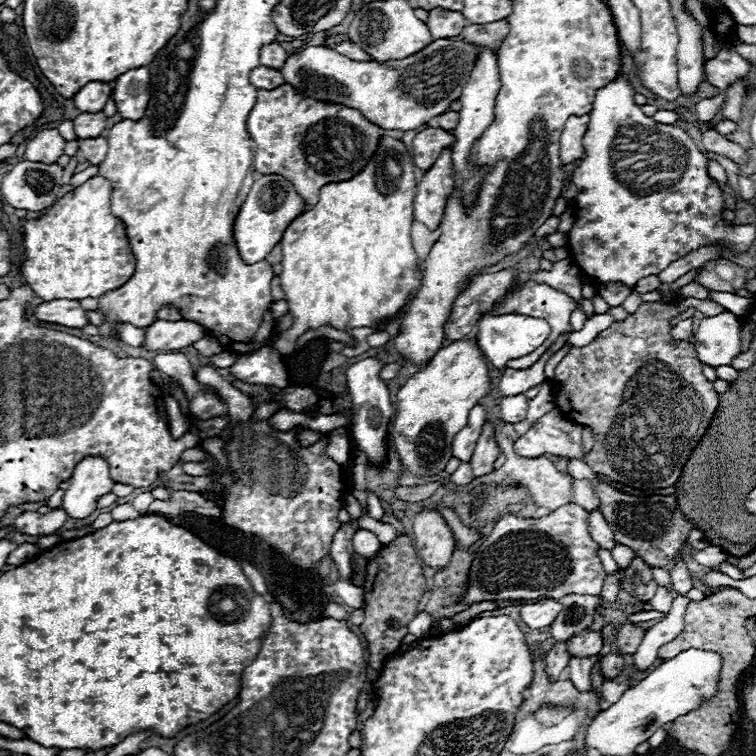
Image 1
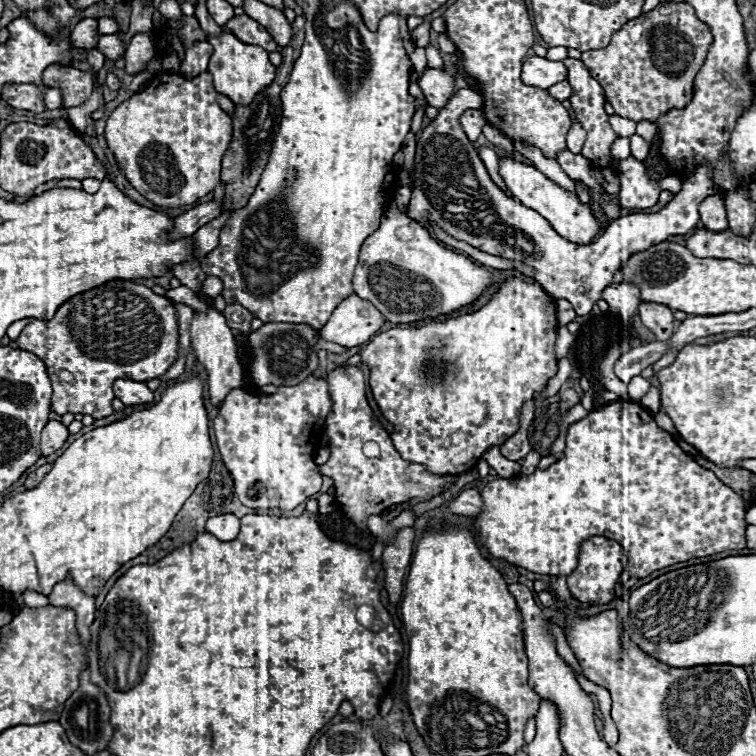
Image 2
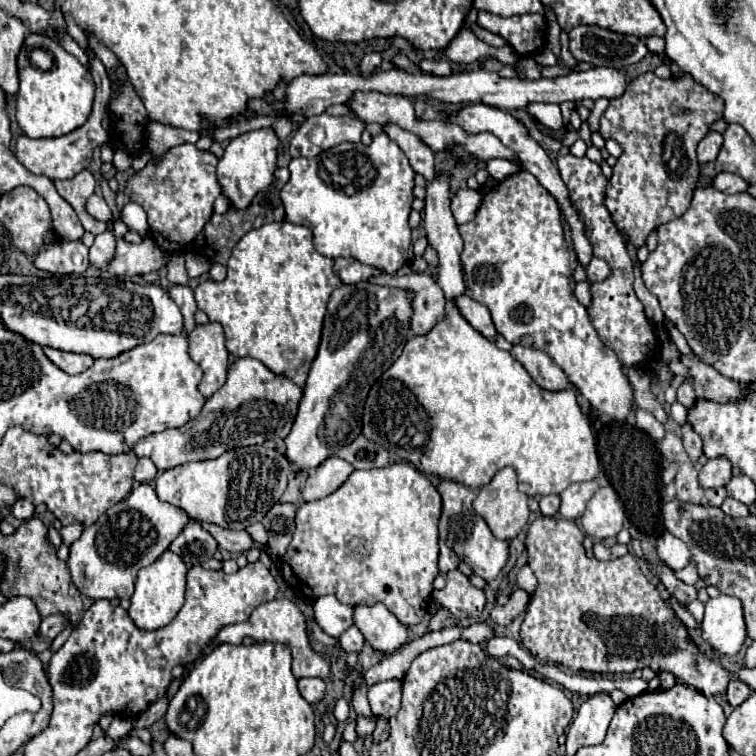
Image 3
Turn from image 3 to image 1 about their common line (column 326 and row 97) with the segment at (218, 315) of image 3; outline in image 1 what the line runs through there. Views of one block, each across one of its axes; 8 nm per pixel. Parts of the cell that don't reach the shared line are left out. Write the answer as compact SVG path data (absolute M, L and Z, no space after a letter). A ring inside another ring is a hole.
M282 84L276 90L258 90L258 100L248 116L248 134L256 144L254 170L260 174L280 174L290 180L294 190L304 200L304 210L308 210L312 208L312 204L316 204L320 188L324 184L348 180L366 166L366 162L376 150L382 130L376 124L368 122L358 110L302 98L292 86Z

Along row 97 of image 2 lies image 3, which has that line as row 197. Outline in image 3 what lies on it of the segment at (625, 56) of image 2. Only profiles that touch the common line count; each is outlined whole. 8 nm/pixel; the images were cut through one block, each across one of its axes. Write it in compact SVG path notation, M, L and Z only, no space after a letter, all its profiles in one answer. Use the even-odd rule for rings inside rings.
M646 72L628 84L624 96L610 100L608 110L600 118L600 136L604 140L616 140L624 152L612 168L604 206L608 208L616 228L622 232L626 244L630 242L636 248L646 246L646 238L650 232L658 230L660 224L666 224L668 220L674 220L688 210L700 172L696 146L710 132L712 124L722 118L722 110L724 100L708 92L704 86L698 86L690 74L662 80L654 72Z

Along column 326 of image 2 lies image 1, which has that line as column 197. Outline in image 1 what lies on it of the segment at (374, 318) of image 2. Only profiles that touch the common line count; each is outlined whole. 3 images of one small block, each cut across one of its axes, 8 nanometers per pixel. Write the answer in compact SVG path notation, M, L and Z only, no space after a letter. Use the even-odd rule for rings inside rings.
M156 320L148 330L146 330L146 350L178 350L192 346L200 338L208 336L208 328L204 328L198 322L192 320Z

